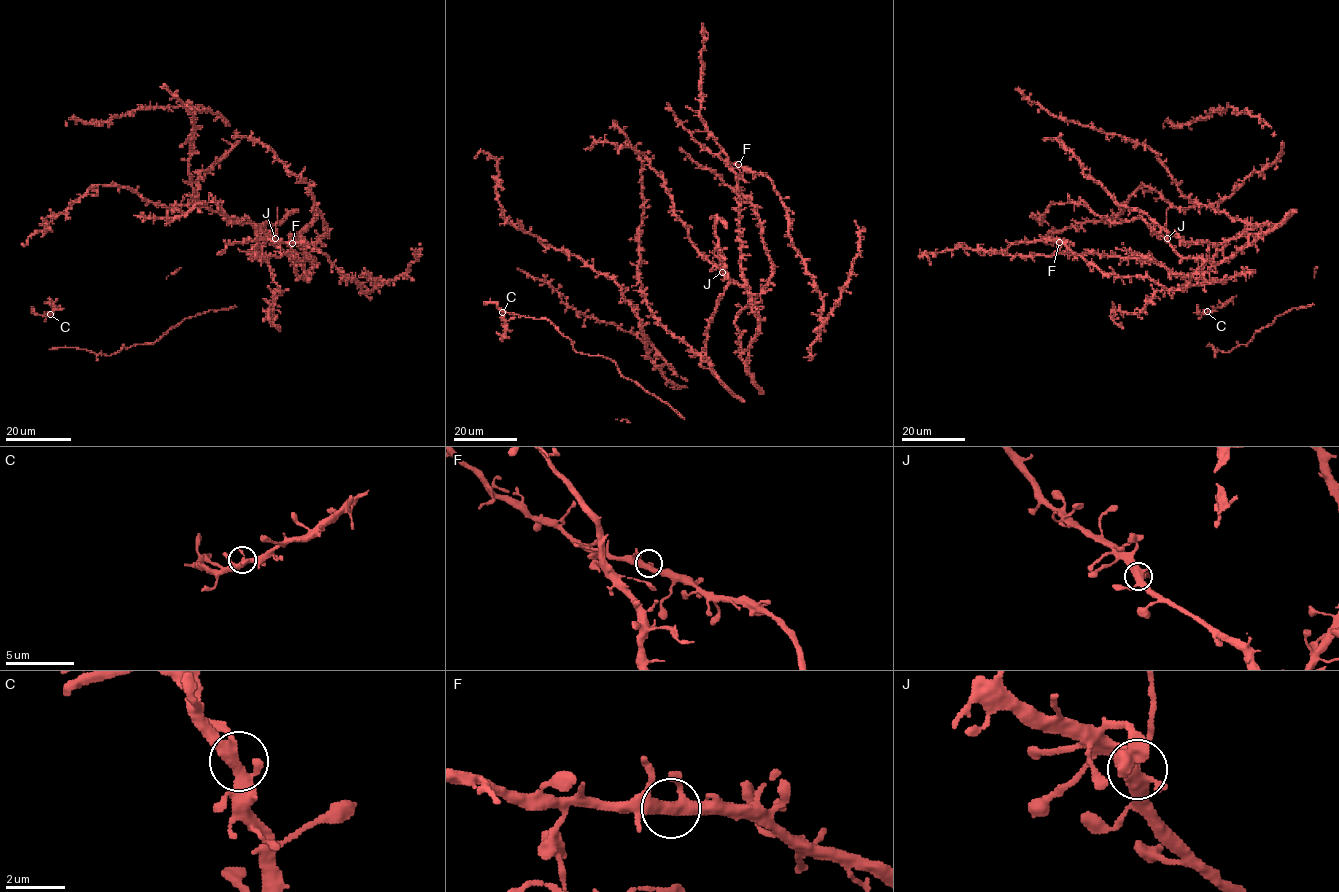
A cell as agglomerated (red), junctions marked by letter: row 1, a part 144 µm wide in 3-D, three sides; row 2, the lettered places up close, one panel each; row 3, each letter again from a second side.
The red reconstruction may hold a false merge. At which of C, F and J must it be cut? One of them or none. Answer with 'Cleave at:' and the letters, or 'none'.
Cleave at: J

